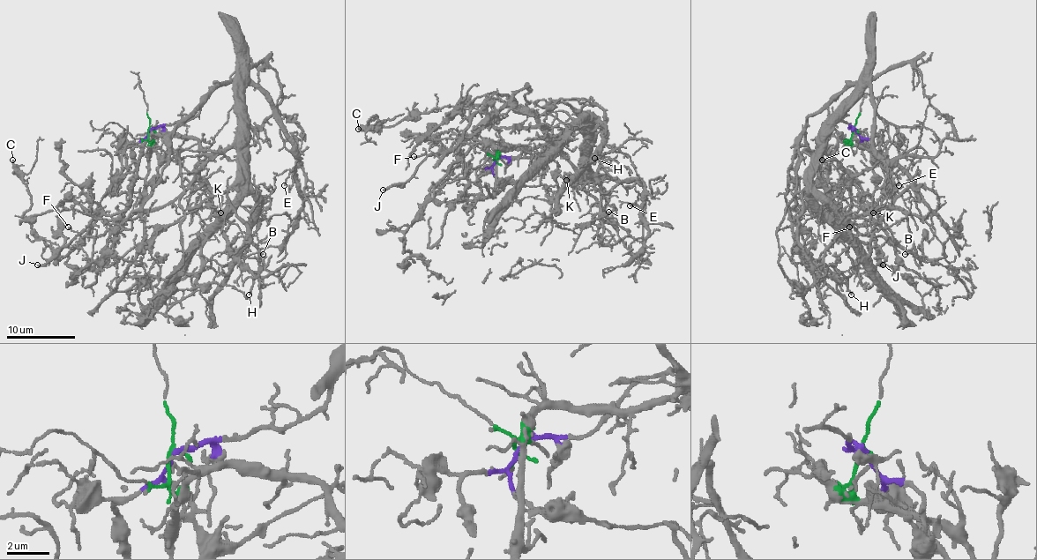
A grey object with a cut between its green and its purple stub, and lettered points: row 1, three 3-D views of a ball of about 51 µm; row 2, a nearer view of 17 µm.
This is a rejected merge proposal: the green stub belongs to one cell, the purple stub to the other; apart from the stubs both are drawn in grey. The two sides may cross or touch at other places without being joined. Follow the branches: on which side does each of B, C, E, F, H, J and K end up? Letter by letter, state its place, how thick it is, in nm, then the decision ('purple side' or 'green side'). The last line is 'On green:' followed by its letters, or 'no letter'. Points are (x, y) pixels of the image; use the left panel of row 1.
B: place (263, 254); calibre 120 nm; green side
C: place (12, 160); calibre 160 nm; purple side
E: place (284, 185); calibre 110 nm; green side
F: place (68, 227); calibre 120 nm; purple side
H: place (249, 294); calibre 190 nm; green side
J: place (37, 265); calibre 200 nm; purple side
K: place (220, 212); calibre 90 nm; green side
On green: B, E, H, K

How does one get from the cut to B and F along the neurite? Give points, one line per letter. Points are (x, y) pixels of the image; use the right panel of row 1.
B: (854, 129), (831, 153), (822, 147), (811, 183), (844, 216), (898, 208), (913, 239), (914, 252), (904, 254)
F: (854, 129), (833, 122), (827, 109), (806, 118), (801, 134), (825, 206), (842, 214), (847, 232), (849, 227)

